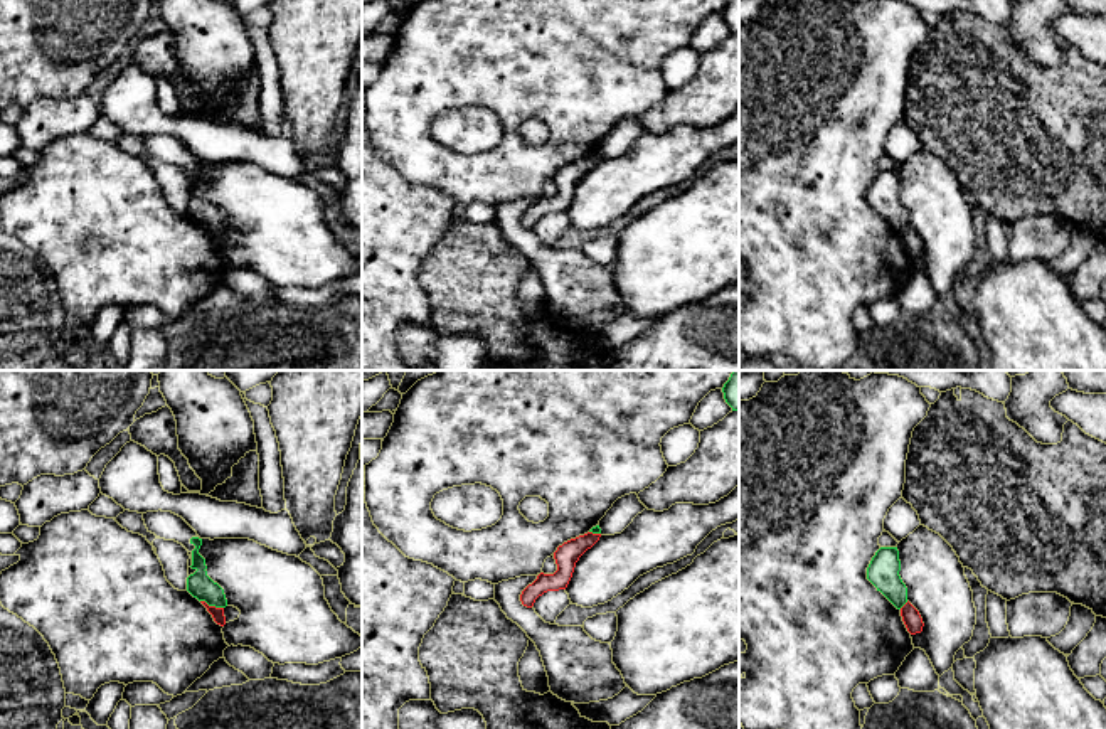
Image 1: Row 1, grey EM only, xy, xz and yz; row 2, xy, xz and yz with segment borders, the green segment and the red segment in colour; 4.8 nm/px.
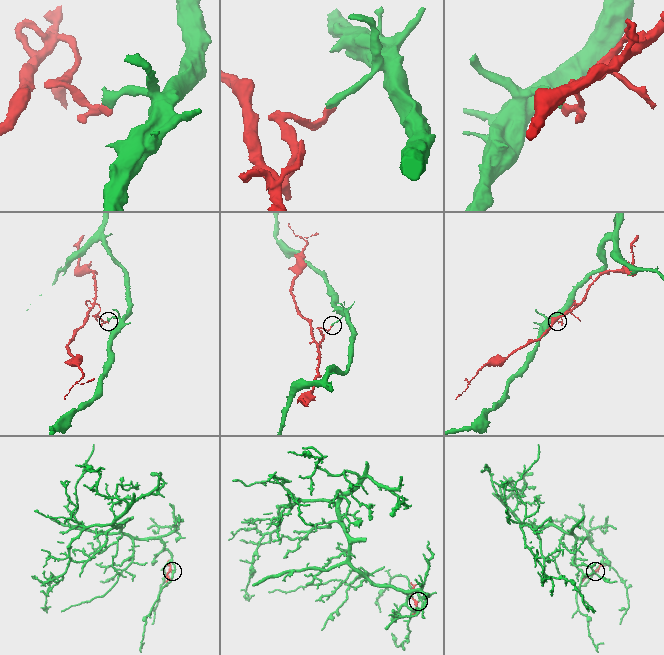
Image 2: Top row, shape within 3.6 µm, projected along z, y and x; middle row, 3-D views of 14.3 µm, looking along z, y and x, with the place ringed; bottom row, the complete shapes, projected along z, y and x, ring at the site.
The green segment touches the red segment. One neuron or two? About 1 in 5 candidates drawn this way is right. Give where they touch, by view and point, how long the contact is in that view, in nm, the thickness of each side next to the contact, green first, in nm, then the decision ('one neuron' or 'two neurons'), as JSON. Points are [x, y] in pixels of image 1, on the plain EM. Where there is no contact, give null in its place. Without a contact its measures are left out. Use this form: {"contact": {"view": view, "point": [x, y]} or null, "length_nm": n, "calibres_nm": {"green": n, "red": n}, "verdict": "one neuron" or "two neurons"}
{"contact": {"view": "xy", "point": [212, 228]}, "length_nm": 120, "calibres_nm": {"green": 120, "red": 60}, "verdict": "two neurons"}

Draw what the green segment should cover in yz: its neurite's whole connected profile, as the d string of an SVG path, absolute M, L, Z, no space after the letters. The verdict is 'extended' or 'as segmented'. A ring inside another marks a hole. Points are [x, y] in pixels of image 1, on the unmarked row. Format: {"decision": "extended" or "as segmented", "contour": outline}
{"decision": "as segmented", "contour": "M880 170L867 190L867 202L880 214L897 232L907 226L907 210L901 199L901 184L897 170Z"}

